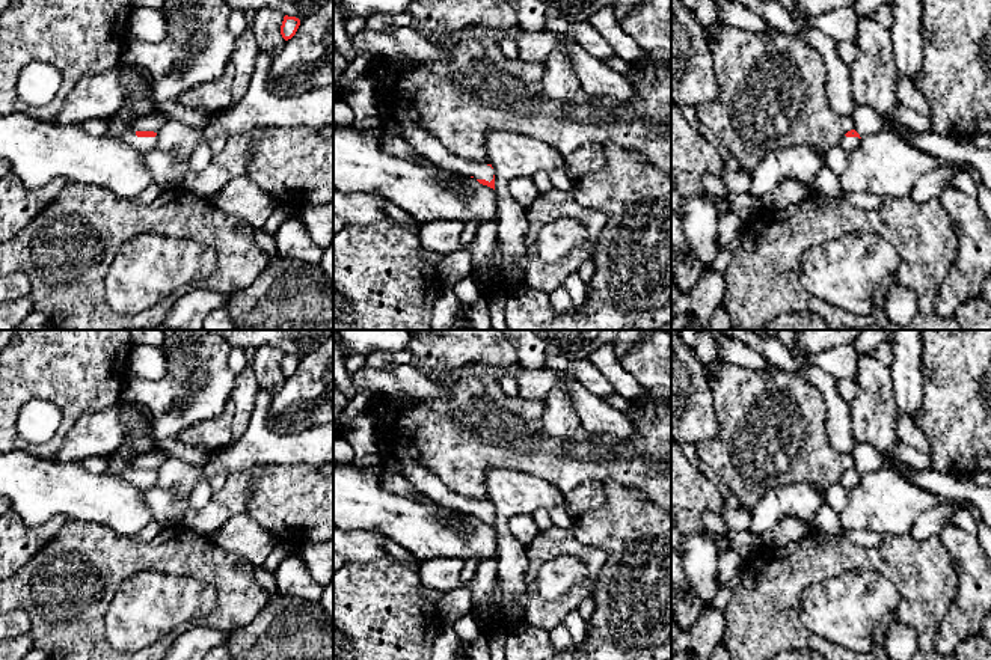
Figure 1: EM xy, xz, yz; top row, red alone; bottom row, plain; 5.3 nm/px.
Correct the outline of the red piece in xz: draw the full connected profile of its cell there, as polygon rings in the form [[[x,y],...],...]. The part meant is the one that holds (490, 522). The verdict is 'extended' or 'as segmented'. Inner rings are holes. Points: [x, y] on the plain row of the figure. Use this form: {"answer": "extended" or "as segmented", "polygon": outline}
{"answer": "extended", "polygon": [[[385,448],[382,466],[403,475],[424,497],[460,514],[475,515],[495,527],[492,502],[481,502],[449,490],[434,473],[416,464],[406,451]]]}

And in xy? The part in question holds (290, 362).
{"answer": "as segmented", "polygon": [[[285,353],[284,359],[282,359],[282,363],[281,363],[282,375],[285,378],[291,377],[296,372],[299,363],[300,363],[300,357],[299,356]]]}

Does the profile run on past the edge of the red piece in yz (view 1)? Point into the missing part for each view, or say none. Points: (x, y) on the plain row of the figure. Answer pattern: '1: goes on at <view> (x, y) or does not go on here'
1: goes on at yz (846, 481)

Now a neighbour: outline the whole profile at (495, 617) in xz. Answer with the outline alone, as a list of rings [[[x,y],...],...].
[[[496,579],[493,589],[492,589],[492,604],[484,612],[483,621],[480,624],[481,630],[489,636],[495,628],[504,628],[508,633],[525,624],[523,613],[517,612],[505,612],[502,609],[504,604],[504,595],[501,589],[501,582]]]

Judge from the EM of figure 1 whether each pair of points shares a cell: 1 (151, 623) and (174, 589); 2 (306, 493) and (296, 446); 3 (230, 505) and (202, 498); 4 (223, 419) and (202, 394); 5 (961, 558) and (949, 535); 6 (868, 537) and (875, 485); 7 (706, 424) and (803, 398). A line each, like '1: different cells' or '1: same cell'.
1: same cell
2: different cells
3: different cells
4: different cells
5: same cell
6: different cells
7: different cells

